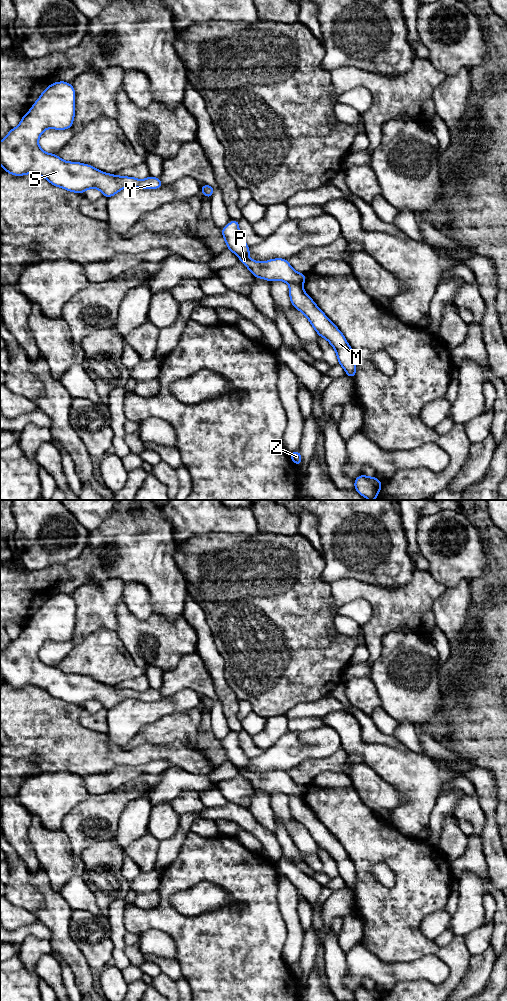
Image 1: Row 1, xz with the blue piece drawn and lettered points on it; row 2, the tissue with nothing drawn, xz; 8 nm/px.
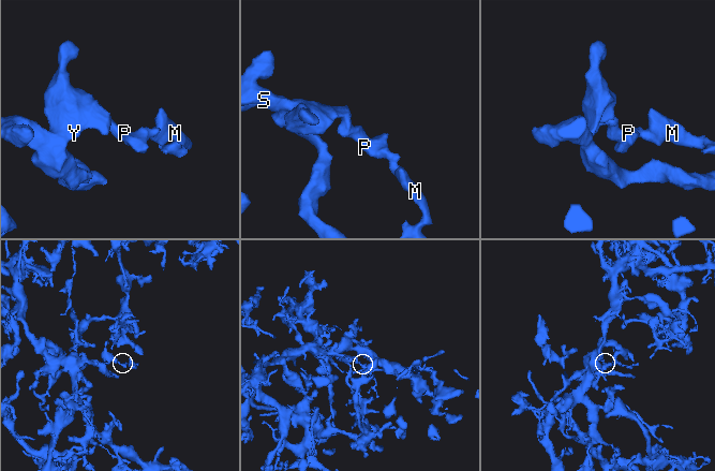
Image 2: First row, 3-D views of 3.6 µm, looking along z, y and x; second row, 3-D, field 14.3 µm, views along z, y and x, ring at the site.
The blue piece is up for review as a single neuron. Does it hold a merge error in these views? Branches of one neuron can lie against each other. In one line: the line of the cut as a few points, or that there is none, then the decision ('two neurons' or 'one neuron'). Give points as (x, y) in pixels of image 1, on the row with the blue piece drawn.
xz (290, 284), (302, 287) | two neurons

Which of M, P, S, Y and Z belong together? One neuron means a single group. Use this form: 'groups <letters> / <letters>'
groups M Z / P S Y

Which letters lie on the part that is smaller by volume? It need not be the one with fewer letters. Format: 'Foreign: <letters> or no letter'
Foreign: M, Z

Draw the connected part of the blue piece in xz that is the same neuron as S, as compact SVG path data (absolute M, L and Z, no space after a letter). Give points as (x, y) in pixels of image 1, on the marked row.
M64 81L52 83L41 93L20 124L10 129L0 142L0 164L4 171L15 176L28 173L42 176L54 186L80 194L96 188L107 198L126 187L161 188L161 180L151 175L139 180L107 174L88 164L66 162L39 147L38 139L47 128L64 130L72 127L75 97L72 84Z

